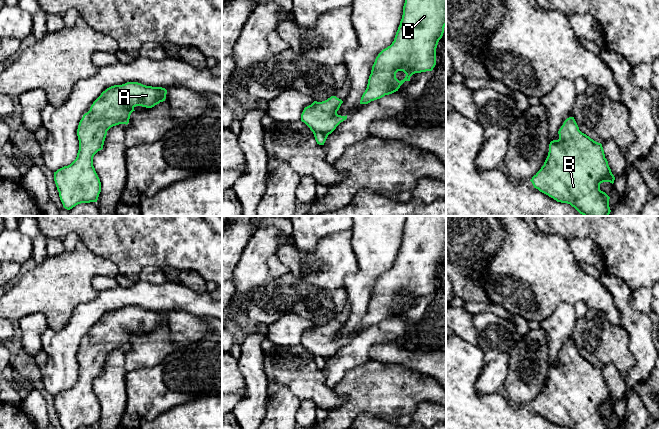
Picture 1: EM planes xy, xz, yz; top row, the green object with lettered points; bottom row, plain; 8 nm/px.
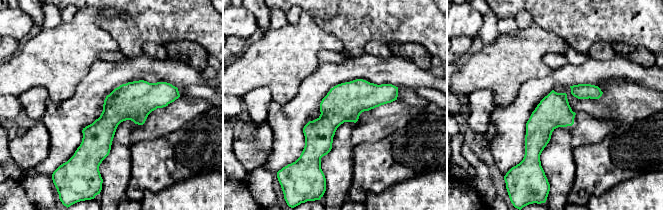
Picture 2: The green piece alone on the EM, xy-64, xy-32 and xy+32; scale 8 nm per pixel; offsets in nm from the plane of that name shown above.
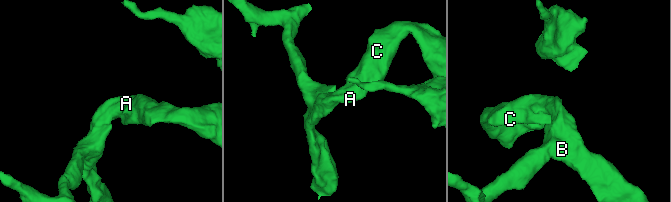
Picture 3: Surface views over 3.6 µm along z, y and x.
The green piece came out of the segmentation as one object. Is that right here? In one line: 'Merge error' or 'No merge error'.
No merge error

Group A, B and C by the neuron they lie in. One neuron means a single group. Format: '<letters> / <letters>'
A B C

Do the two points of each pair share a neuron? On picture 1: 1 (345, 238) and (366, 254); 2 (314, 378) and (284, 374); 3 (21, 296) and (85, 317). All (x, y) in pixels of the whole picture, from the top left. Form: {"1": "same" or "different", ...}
{"1": "different", "2": "same", "3": "different"}

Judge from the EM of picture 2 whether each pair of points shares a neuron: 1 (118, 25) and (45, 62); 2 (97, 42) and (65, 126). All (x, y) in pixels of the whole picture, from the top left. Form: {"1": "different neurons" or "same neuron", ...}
{"1": "different neurons", "2": "different neurons"}

